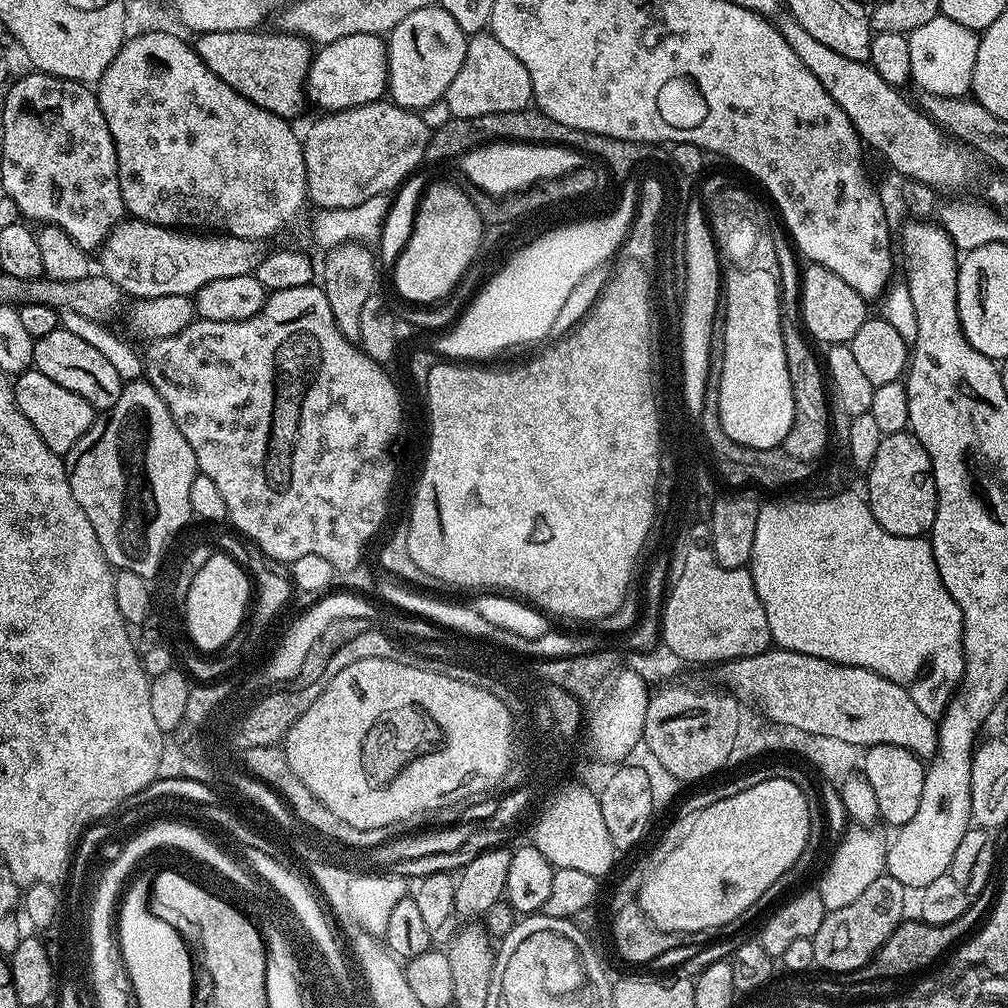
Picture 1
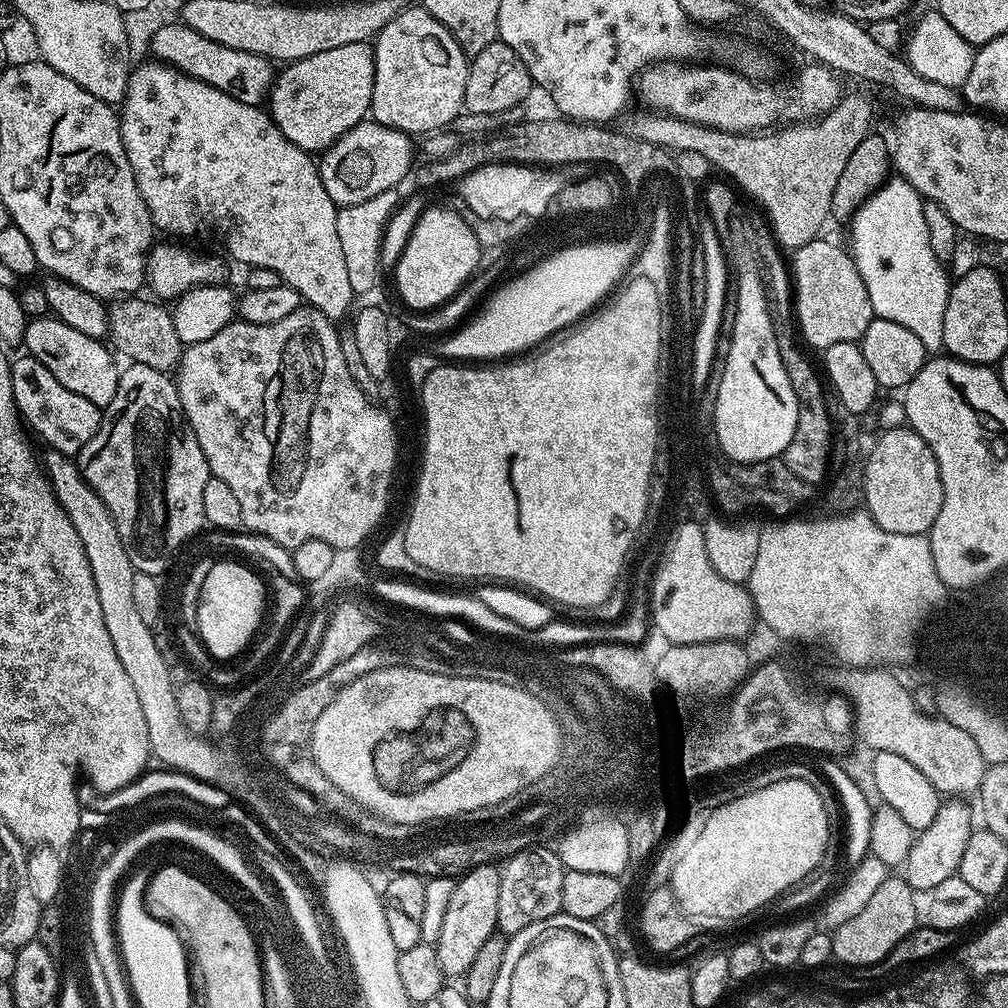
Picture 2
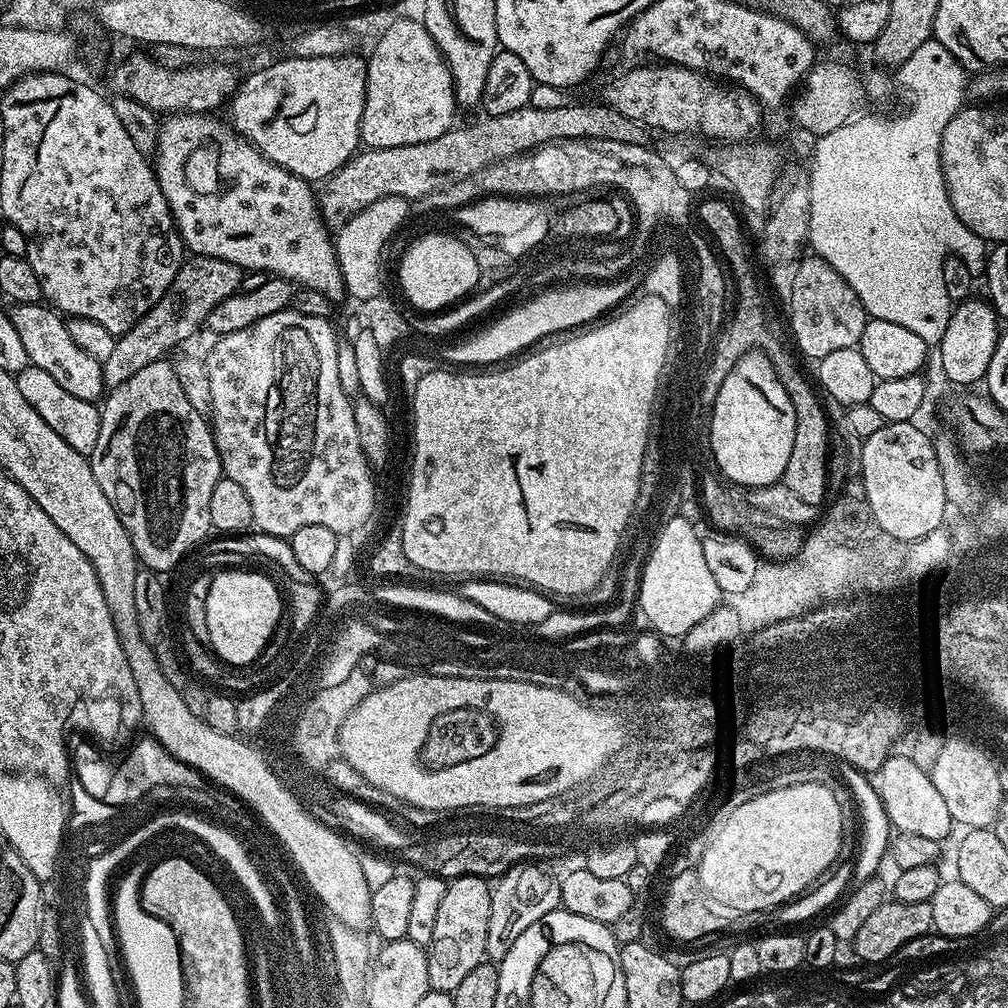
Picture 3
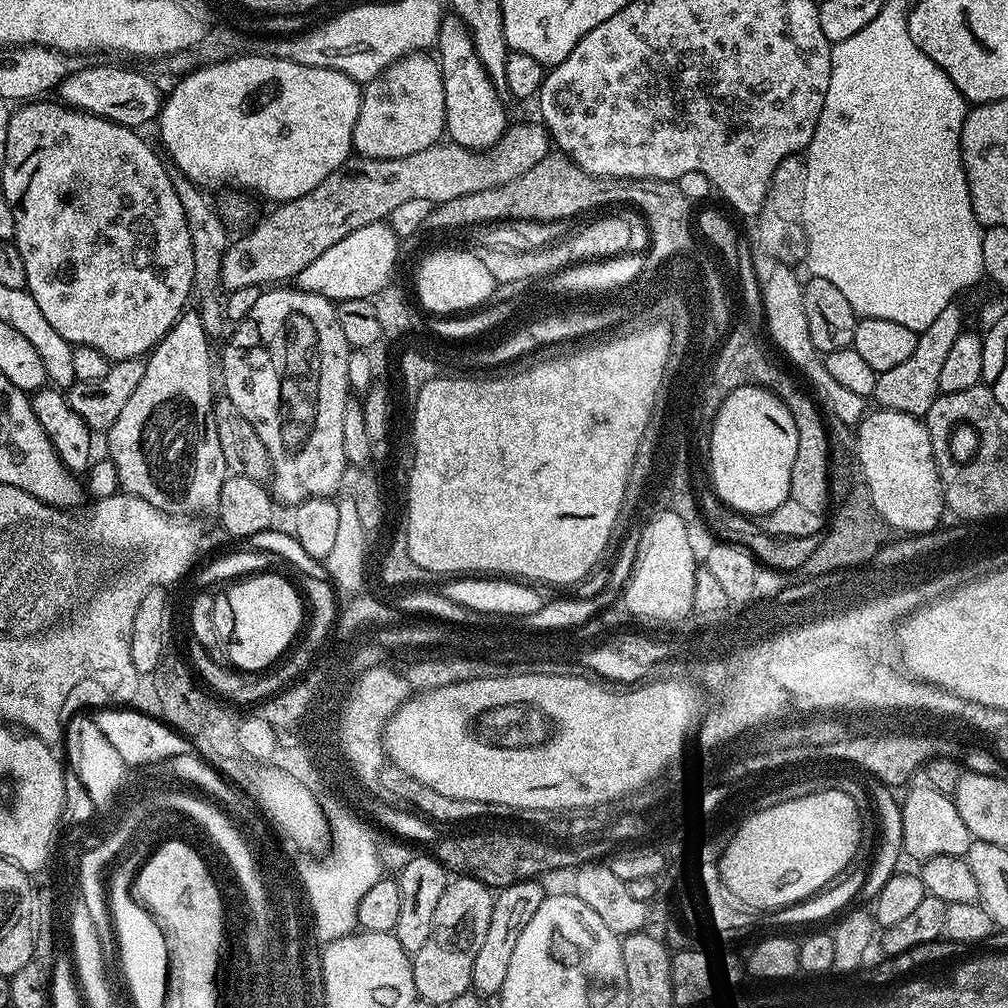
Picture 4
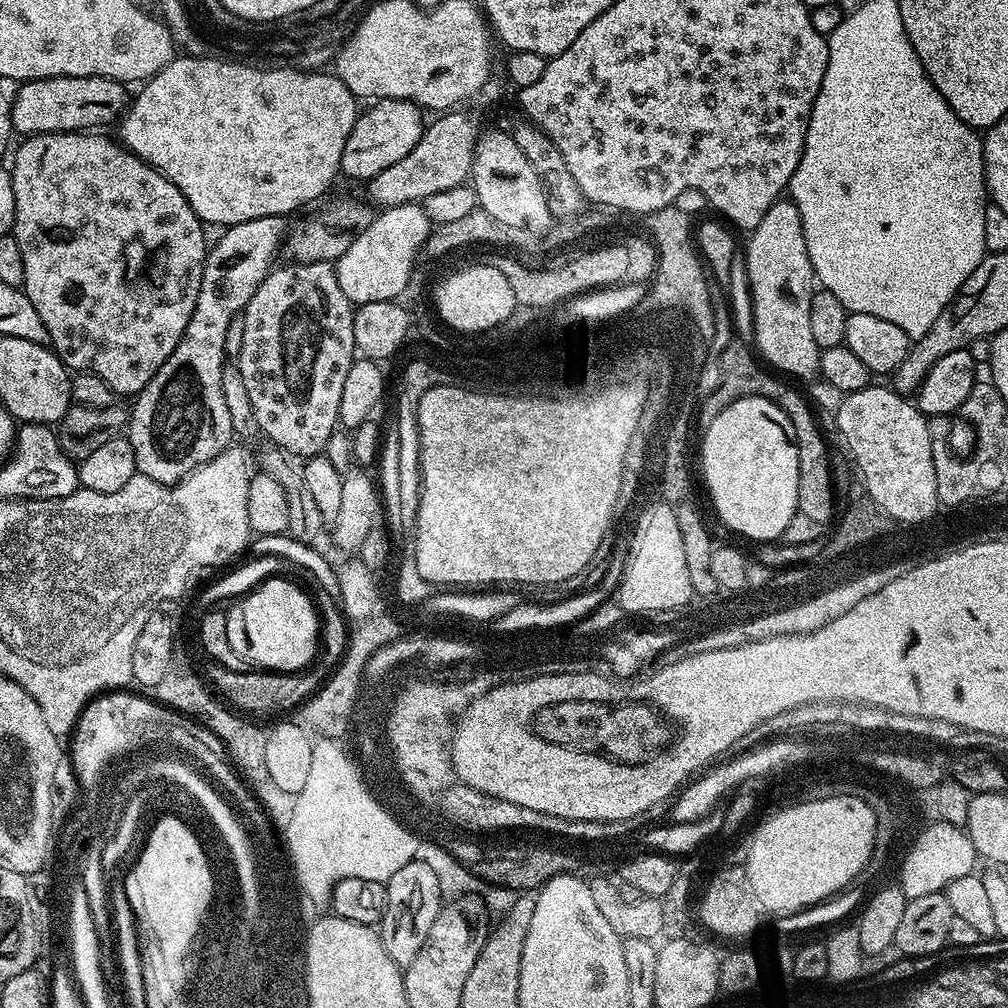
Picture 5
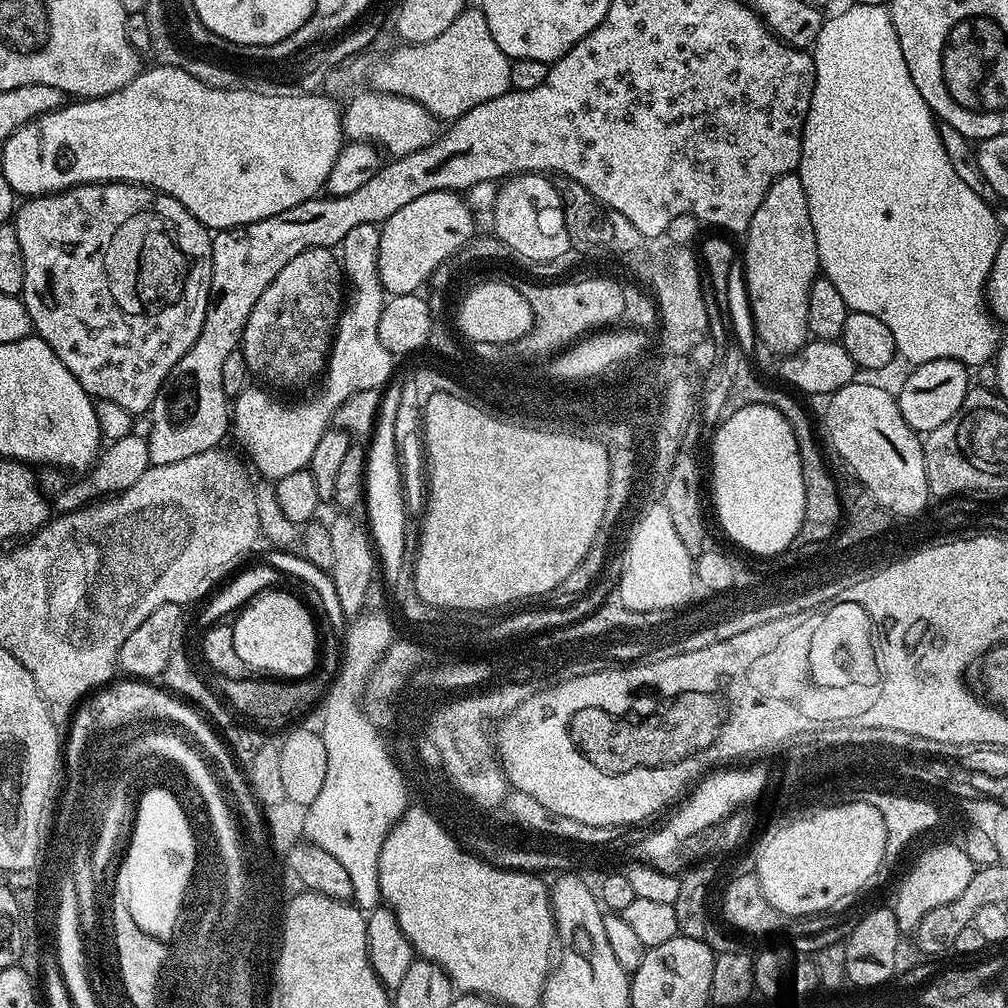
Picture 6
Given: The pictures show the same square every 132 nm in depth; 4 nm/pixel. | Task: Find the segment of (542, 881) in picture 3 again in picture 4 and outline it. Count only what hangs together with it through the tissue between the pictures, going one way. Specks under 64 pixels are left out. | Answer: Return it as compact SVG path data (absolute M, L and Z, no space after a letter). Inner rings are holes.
M539 879L523 880L499 889L492 901L490 927L486 930L486 938L478 949L478 958L474 958L472 971L472 988L485 998L495 997L502 990L502 982L506 982L506 970L510 966L510 958L514 954L514 946L518 942L518 934L526 930L526 922L534 918L534 910L542 906L546 889Z

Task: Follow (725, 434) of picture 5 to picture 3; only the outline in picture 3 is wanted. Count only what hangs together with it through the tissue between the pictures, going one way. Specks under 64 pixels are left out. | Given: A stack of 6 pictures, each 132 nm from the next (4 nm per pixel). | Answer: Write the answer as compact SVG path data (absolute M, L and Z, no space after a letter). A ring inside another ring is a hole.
M753 350L742 354L730 374L726 374L726 382L722 382L714 402L709 442L711 459L716 459L715 467L725 481L758 488L775 484L783 477L786 462L790 462L790 449L794 446L794 406L790 406L790 398L774 370L772 359L765 352Z

